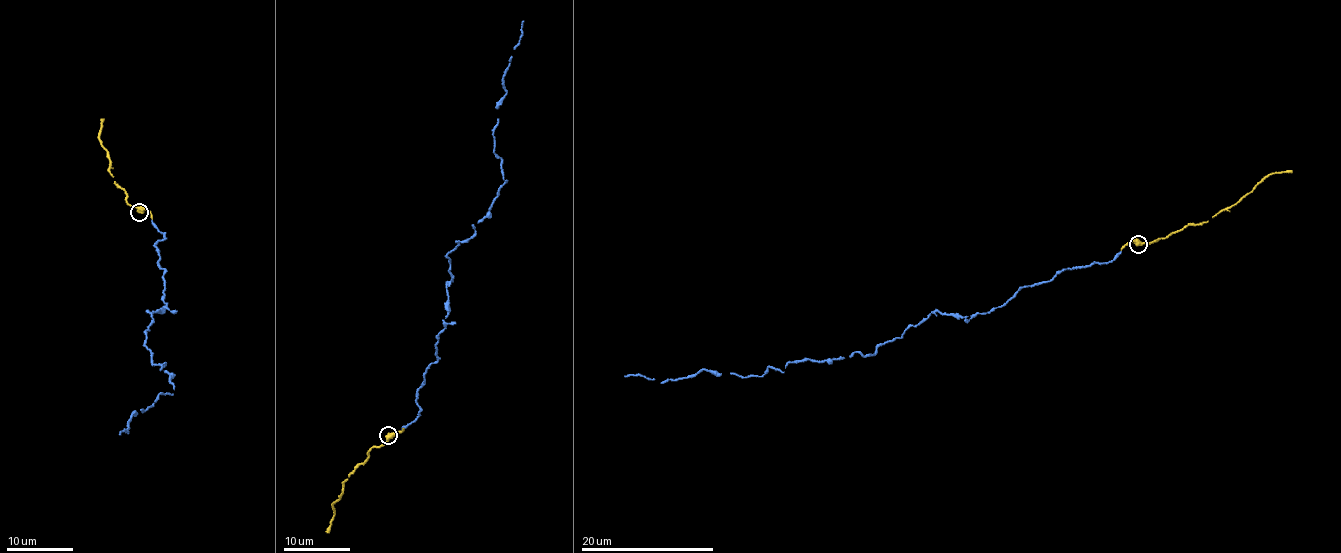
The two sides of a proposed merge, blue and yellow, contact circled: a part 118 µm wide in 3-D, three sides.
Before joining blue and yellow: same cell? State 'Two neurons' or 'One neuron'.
One neuron

